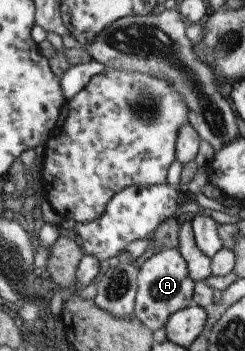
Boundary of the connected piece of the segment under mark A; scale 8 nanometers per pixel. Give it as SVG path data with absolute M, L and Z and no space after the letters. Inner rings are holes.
M161 249L153 253L138 268L131 316L152 331L163 327L170 314L192 304L193 283L187 275L185 261L177 249Z

